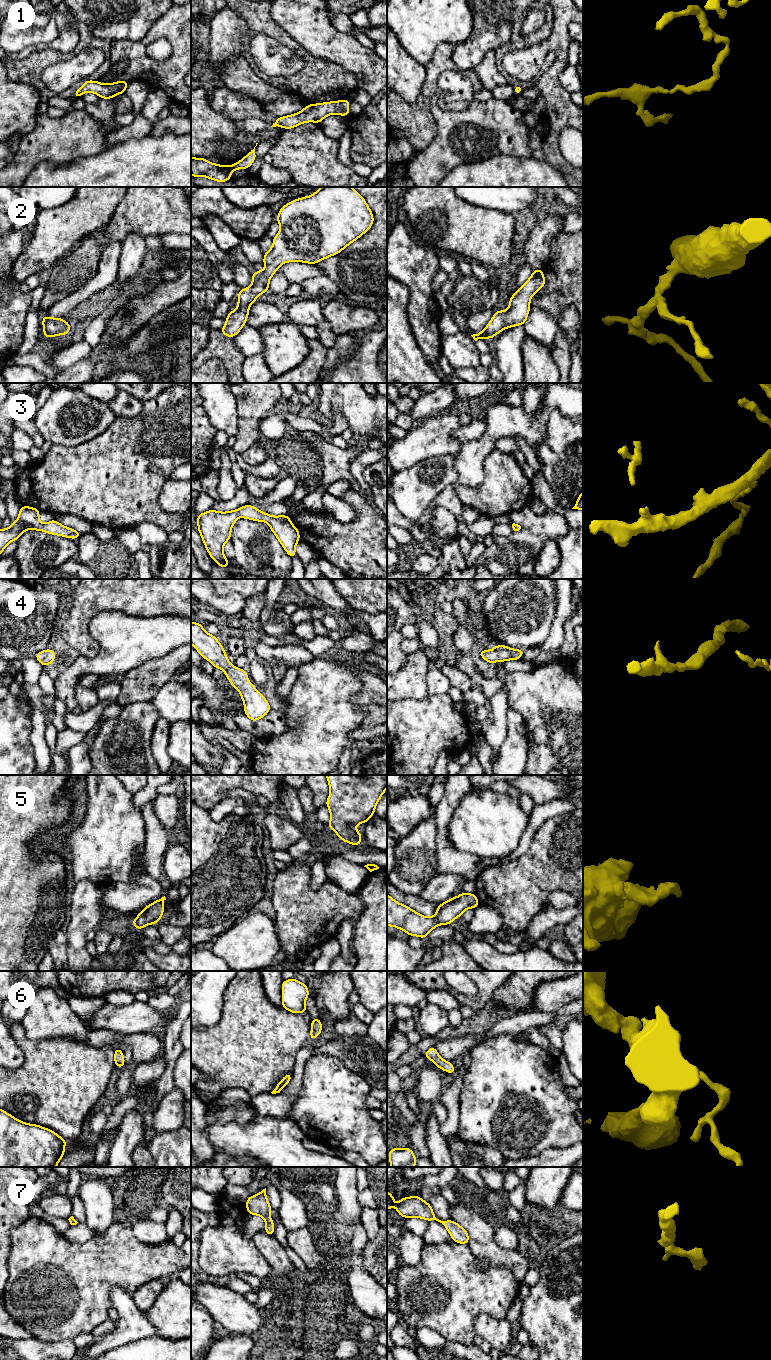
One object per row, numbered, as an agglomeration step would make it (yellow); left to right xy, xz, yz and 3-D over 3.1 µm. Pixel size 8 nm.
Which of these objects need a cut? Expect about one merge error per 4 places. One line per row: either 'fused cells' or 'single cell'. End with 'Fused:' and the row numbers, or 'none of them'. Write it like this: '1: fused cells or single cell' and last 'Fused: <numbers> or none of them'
1: single cell
2: single cell
3: single cell
4: single cell
5: single cell
6: single cell
7: single cell
Fused: none of them

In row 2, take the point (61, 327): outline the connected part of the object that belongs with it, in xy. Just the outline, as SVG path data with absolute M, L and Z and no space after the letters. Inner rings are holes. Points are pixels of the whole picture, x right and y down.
M42 317L44 338L50 338L58 335L67 335L71 330L68 322L61 318Z

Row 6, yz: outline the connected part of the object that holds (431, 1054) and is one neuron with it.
M436 1047L429 1048L424 1055L427 1059L433 1061L434 1064L436 1065L436 1067L438 1067L438 1068L440 1068L440 1069L442 1069L450 1074L454 1074L456 1072L456 1070L453 1067L451 1062L443 1060L439 1056L439 1054L436 1050Z

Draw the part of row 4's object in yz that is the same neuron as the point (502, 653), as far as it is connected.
M496 645L492 650L481 650L480 656L491 665L494 662L520 659L525 650L512 649L505 645Z

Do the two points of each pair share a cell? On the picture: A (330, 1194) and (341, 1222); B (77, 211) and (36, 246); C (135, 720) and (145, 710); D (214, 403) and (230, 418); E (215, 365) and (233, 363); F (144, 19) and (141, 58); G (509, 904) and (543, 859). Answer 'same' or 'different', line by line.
A: different
B: same
C: same
D: same
E: different
F: different
G: same

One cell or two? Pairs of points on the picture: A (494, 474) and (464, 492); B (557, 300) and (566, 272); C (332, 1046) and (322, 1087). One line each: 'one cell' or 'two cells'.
A: one cell
B: one cell
C: two cells

